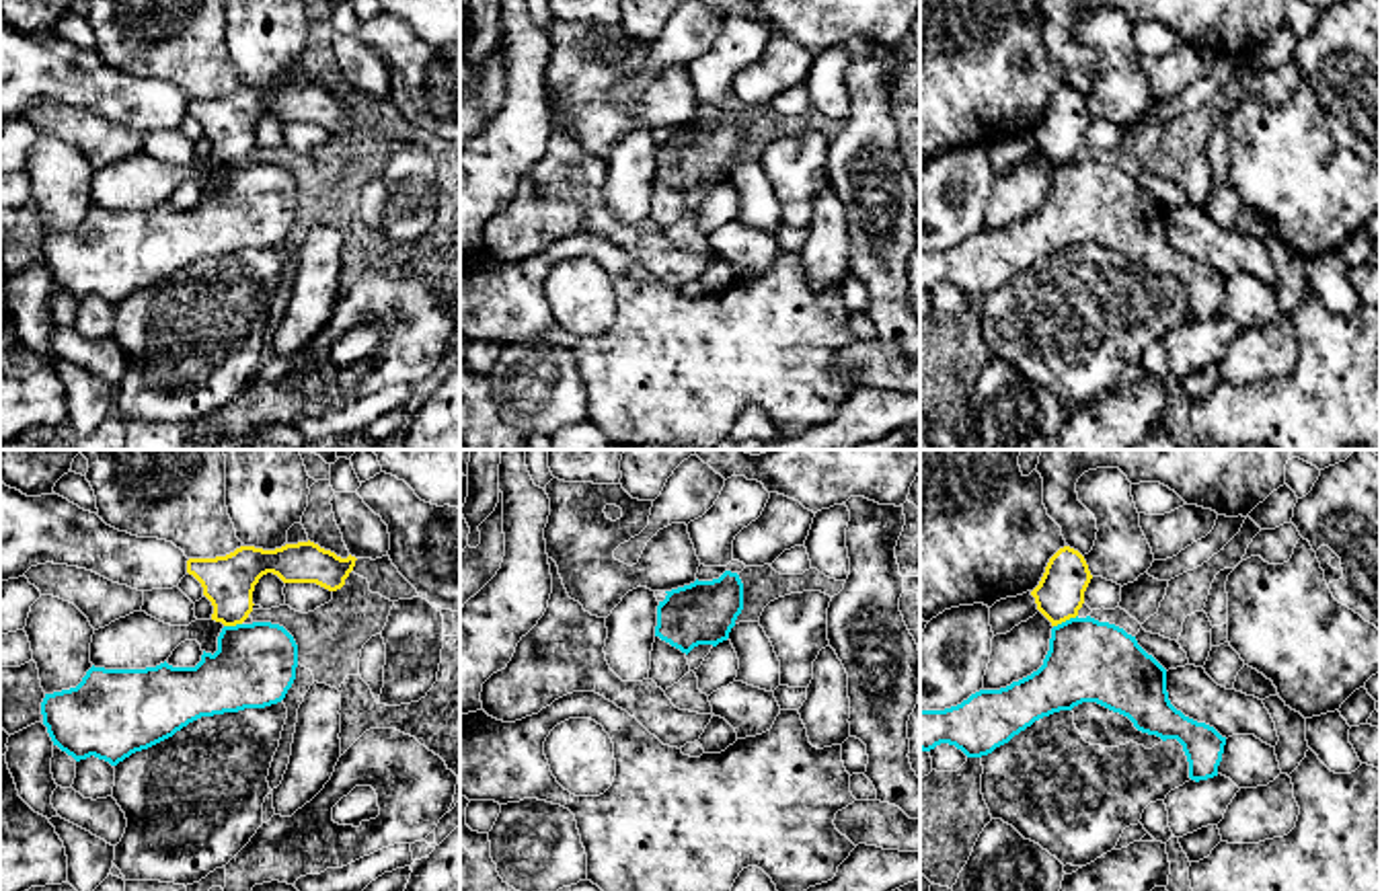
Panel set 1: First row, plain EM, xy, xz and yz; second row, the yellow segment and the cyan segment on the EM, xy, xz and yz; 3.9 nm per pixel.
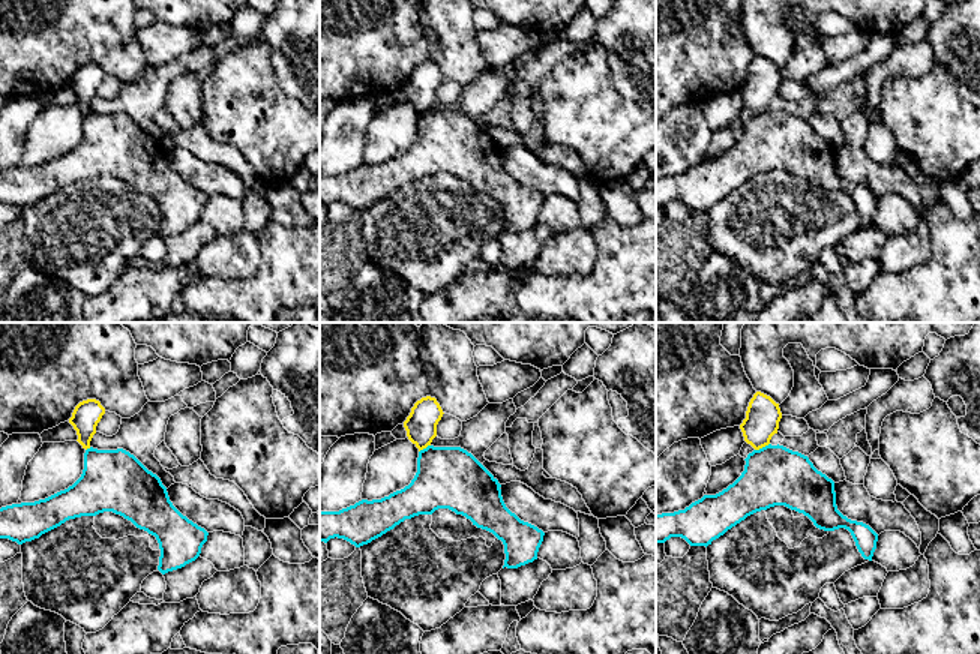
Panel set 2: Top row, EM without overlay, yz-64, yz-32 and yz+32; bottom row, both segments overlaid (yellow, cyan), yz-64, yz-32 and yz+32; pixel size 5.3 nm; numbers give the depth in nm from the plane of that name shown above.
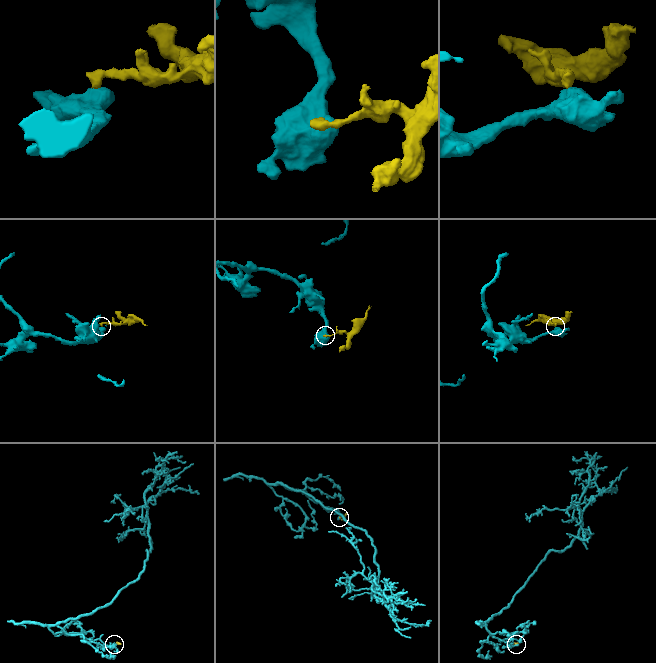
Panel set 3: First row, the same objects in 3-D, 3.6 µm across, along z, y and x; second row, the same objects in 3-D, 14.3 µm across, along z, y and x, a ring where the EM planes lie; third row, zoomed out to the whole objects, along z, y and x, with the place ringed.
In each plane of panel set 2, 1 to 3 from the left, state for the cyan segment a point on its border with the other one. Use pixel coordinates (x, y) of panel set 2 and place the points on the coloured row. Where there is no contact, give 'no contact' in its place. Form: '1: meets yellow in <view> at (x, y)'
1: meets yellow in yz-64 at (87, 447)
2: meets yellow in yz-32 at (423, 447)
3: meets yellow in yz+32 at (761, 447)

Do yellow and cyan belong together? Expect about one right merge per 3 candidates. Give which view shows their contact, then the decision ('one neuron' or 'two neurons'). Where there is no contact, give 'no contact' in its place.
yz | two neurons

